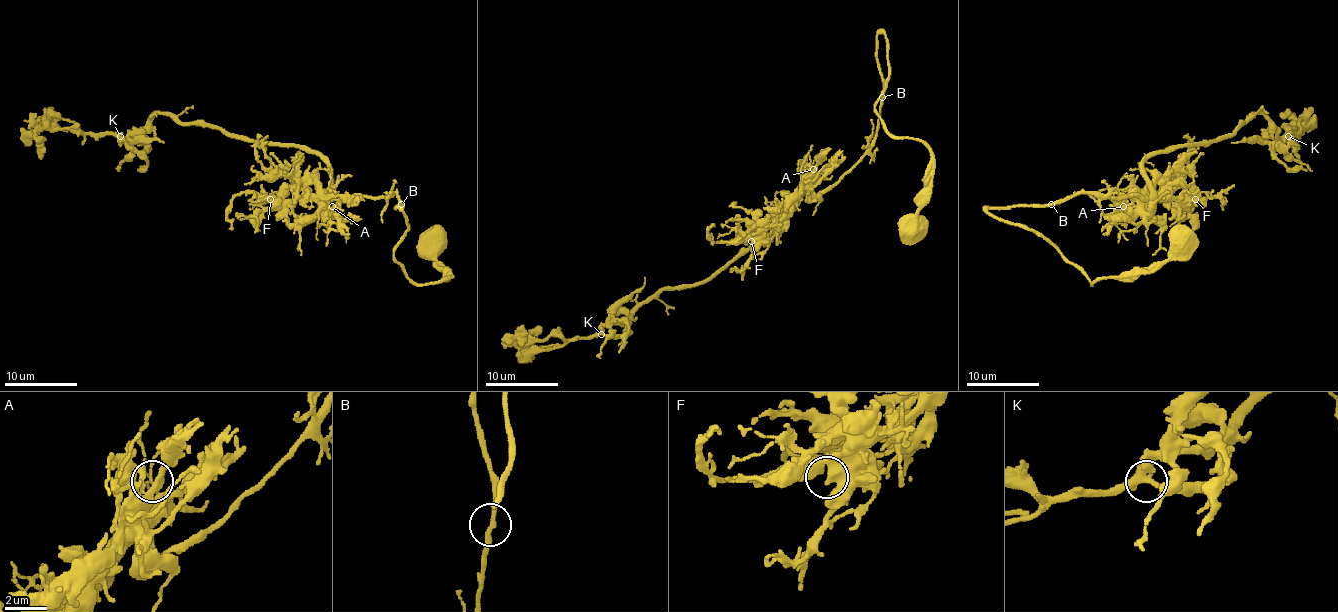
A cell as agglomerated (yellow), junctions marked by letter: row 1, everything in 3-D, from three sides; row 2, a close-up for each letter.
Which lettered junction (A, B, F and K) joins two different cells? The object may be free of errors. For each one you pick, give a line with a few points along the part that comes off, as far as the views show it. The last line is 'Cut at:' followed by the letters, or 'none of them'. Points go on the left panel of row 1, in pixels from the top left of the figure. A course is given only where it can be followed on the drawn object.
Cut at: none of them

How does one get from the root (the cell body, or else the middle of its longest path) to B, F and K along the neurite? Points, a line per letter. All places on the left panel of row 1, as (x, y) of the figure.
B: (428, 244), (450, 277), (431, 284), (415, 284), (393, 255), (408, 230), (406, 215), (395, 206), (401, 205)
F: (428, 244), (450, 277), (415, 284), (393, 255), (408, 230), (397, 194), (348, 196), (332, 212), (270, 199)
K: (428, 244), (450, 277), (415, 284), (397, 194), (337, 199), (315, 152), (165, 114), (120, 136)

